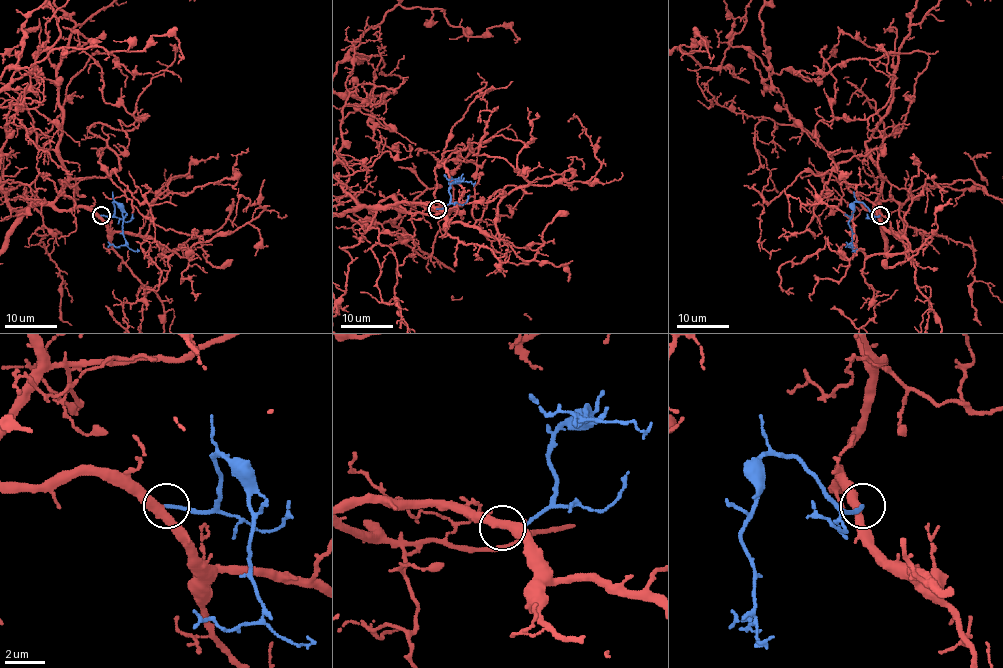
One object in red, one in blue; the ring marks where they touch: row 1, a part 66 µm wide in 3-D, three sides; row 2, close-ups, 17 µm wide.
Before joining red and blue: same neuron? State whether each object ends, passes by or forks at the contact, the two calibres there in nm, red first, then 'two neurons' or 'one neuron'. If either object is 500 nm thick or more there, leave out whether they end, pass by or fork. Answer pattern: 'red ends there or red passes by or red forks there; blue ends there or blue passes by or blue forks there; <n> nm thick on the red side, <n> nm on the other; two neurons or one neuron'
red passes by; blue ends there; 400 nm thick on the red side, 180 nm on the other; one neuron

